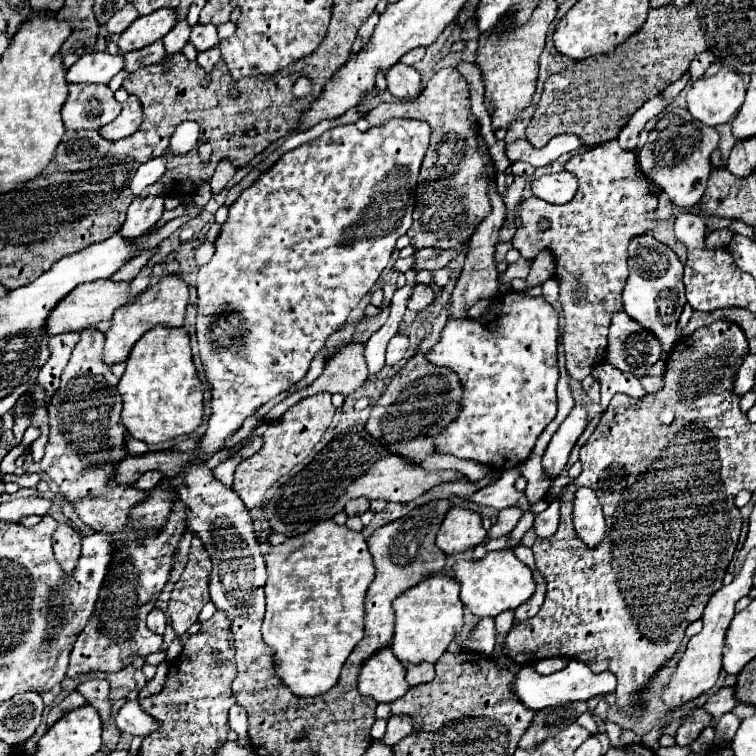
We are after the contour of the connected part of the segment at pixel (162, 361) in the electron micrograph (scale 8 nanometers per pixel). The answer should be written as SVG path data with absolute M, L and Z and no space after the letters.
M155 326L145 332L131 350L117 390L123 396L123 424L133 438L159 444L195 432L203 420L205 386L193 364L187 330L183 326Z

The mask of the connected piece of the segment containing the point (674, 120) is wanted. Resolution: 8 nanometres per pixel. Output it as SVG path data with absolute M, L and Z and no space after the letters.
M669 108L665 116L649 132L647 144L639 152L639 166L643 174L651 182L655 182L677 208L689 210L701 200L705 192L711 174L709 156L711 150L715 150L717 146L719 132L715 128L691 118L689 110L685 108Z

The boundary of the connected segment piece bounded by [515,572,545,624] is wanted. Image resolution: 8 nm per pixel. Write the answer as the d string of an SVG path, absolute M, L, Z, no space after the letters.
M533 572L533 578L535 578L535 582L537 582L537 592L535 592L525 604L521 604L521 606L515 610L515 624L533 618L533 616L539 612L541 604L543 604L543 598L545 598L545 580L543 580L543 576L541 576L539 572Z

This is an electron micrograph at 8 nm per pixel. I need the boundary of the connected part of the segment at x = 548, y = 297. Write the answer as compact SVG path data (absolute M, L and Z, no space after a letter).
M549 279L542 286L543 299L550 304L558 300L559 281L557 279Z

